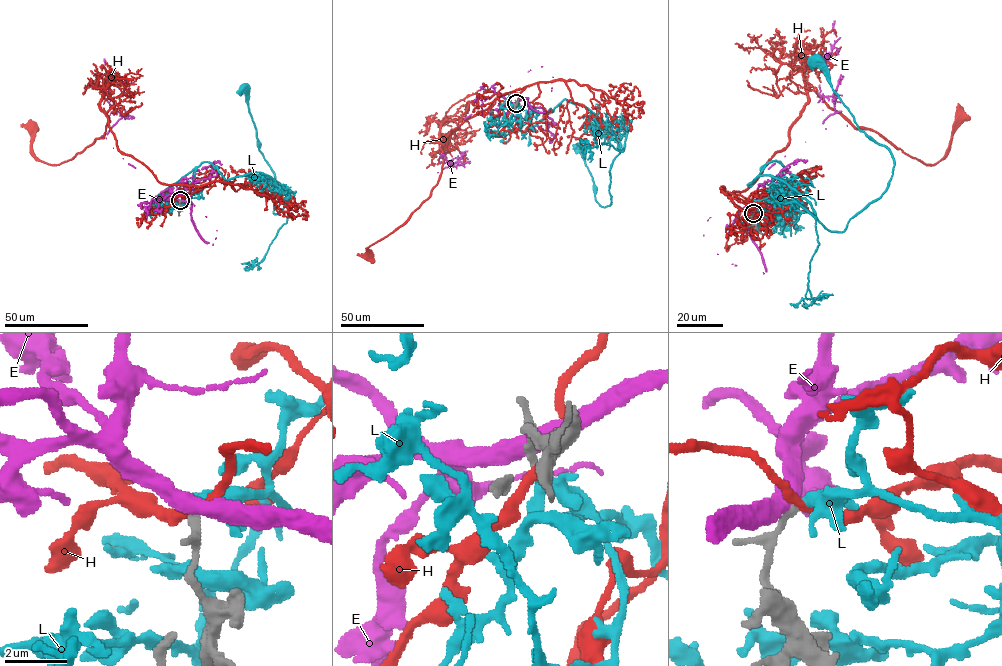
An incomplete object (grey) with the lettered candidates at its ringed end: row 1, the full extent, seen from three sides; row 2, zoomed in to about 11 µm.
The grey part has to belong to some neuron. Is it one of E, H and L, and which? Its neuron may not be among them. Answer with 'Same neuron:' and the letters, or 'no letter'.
Same neuron: L

